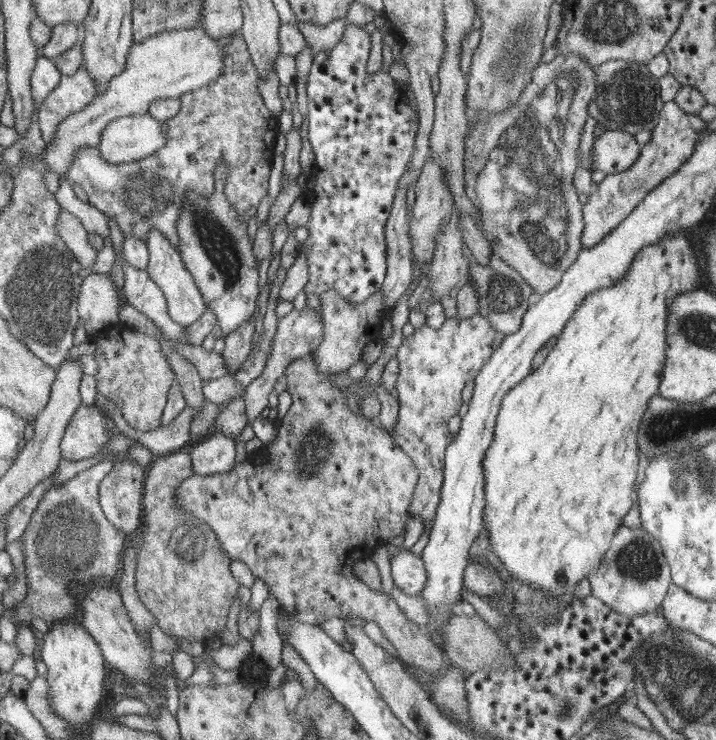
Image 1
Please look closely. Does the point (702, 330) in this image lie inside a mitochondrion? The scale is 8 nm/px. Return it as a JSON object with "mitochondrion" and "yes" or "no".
{"mitochondrion":"yes"}

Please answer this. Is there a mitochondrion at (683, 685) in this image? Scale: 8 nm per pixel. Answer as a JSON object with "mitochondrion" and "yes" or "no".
{"mitochondrion":"yes"}

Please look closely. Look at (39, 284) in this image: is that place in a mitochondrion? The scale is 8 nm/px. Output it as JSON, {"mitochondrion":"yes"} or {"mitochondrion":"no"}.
{"mitochondrion":"yes"}

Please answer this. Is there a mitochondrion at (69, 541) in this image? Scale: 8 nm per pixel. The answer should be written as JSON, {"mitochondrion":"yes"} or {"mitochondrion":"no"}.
{"mitochondrion":"yes"}

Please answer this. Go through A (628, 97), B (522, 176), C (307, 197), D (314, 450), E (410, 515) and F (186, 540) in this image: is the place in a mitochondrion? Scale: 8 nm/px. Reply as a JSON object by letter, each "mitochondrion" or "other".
{"A":"mitochondrion","B":"mitochondrion","C":"other","D":"mitochondrion","E":"other","F":"mitochondrion"}

